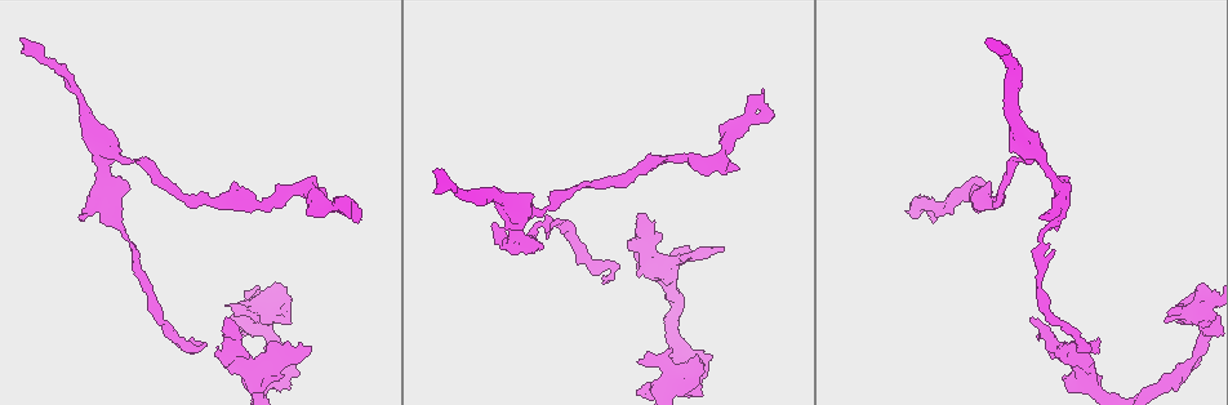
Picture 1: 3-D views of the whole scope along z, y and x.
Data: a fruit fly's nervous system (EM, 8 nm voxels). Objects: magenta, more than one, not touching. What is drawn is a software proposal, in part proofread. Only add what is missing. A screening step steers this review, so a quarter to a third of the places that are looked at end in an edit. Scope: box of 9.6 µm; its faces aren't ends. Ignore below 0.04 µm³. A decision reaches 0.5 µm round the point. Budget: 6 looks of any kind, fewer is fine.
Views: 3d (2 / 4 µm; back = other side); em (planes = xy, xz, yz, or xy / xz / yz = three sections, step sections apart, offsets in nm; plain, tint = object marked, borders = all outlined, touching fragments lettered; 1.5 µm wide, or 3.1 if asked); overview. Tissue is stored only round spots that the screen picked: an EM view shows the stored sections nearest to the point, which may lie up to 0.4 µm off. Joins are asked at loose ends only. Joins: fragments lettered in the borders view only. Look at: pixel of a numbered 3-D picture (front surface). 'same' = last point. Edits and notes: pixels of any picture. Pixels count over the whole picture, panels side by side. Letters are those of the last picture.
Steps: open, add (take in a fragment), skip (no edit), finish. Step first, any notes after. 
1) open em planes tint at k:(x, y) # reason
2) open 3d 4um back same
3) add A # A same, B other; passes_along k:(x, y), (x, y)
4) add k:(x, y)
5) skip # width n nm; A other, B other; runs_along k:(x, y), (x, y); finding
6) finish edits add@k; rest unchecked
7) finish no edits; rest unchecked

open em xy step 8 tint at 1:(738, 169) # free end

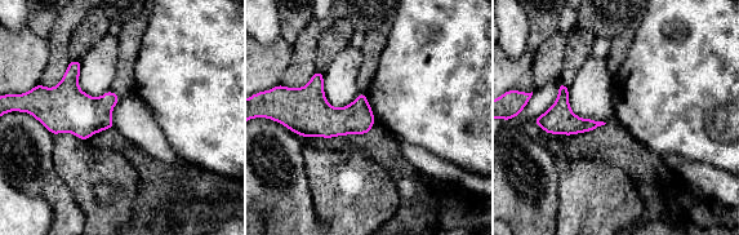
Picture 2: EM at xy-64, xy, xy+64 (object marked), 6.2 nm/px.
open em xy step 8 borders same

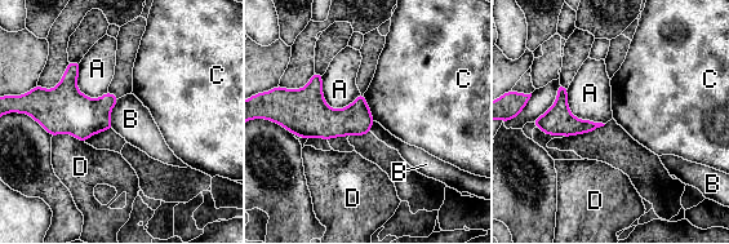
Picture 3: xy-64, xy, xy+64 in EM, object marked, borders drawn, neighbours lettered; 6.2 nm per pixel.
skip # A other, B other, C other, D other; border 3:(363, 94), (374, 120); none of them fits

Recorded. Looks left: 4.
open em planes tint at 1:(279, 282)

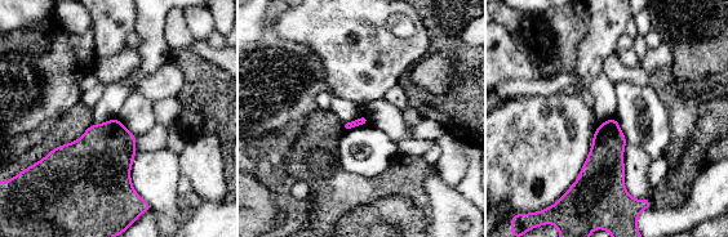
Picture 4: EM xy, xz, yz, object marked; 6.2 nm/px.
open em planes borders same # what lies round it

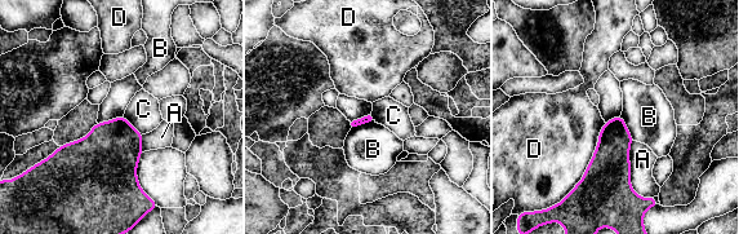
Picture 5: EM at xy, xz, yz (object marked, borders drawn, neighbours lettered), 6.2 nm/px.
skip # A other, B other, C other, D other; border 5:(124, 115), (143, 133); no lettered fragment goes on from it

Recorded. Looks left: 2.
open em xy step 4 tint at 1:(708, 355) # free end

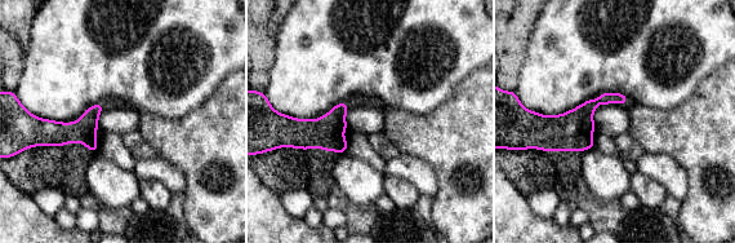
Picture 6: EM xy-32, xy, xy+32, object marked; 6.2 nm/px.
open em planes borders same # another direction

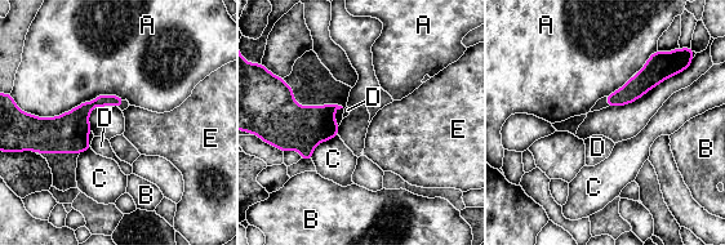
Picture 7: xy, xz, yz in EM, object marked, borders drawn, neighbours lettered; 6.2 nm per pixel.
skip # A other, B other, C other, D other, E other; runs_along 7:(675, 62), (659, 66), (610, 103); no lettered fragment goes on from it

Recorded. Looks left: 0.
finish no edits; rest unchecked

